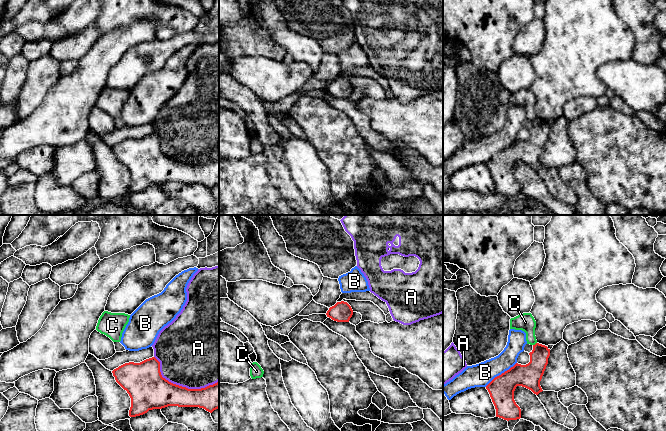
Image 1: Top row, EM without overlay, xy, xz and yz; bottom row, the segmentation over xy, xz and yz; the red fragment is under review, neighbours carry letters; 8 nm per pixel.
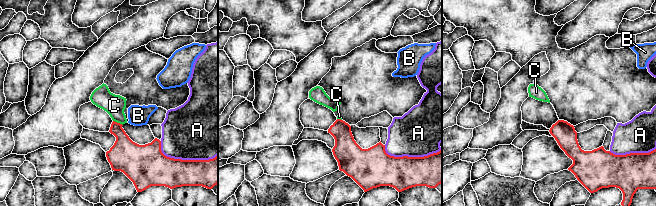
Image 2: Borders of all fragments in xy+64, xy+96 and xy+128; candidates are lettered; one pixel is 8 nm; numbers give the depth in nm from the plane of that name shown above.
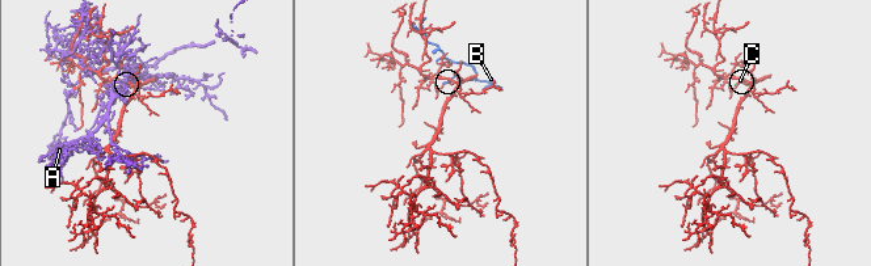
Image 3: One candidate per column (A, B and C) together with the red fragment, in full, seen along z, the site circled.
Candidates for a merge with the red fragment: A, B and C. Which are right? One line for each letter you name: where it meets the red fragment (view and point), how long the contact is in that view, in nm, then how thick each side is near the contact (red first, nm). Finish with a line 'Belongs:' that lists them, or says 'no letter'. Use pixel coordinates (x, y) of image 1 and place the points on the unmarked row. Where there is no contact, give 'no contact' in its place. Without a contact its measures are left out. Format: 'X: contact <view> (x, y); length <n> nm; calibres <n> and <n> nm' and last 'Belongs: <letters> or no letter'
Belongs: no letter

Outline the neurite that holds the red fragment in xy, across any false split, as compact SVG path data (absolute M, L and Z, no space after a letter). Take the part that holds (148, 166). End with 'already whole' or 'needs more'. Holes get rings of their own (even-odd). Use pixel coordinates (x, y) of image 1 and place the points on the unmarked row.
M155 134L125 139L112 147L131 174L130 193L168 182L199 183L212 189L219 184L219 157L201 165L188 165L162 153Z; already whole

